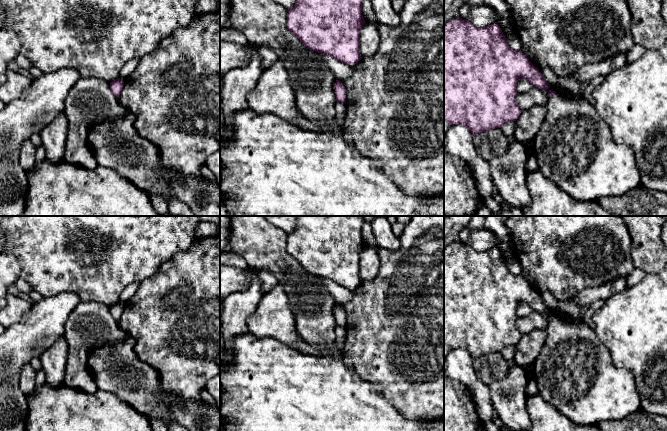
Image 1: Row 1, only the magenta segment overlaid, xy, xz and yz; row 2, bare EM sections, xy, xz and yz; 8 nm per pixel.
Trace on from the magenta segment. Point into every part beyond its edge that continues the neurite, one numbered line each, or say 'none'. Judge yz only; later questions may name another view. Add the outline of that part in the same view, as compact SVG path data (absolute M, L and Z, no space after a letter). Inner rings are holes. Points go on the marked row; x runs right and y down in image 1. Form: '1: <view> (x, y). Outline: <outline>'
1: yz (574, 148). Outline: M550 97L546 117L535 138L534 155L542 174L582 202L616 198L640 185L633 149L616 144L606 122L585 98Z

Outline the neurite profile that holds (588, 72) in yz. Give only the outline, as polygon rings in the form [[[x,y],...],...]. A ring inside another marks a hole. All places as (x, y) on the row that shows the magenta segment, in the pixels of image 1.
[[[619,54],[597,63],[588,63],[577,70],[573,76],[576,80],[590,84],[596,77],[606,77],[612,71],[621,68],[627,63],[627,55]]]

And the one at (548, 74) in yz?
[[[549,67],[539,68],[546,82],[553,87],[557,86],[559,77],[554,74],[554,72]]]

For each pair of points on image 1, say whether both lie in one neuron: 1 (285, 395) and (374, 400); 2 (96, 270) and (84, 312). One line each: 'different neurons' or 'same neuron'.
1: same neuron
2: different neurons

